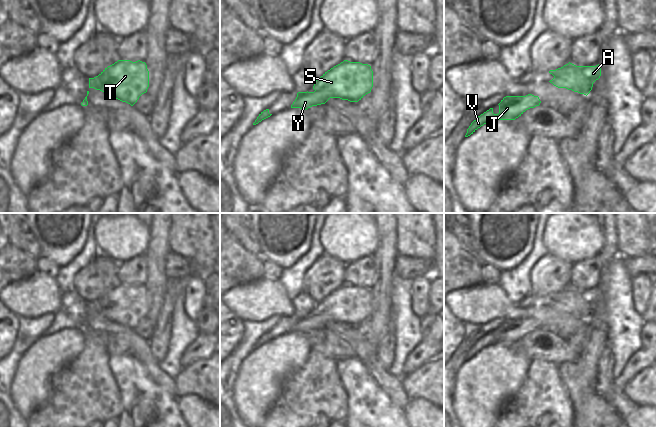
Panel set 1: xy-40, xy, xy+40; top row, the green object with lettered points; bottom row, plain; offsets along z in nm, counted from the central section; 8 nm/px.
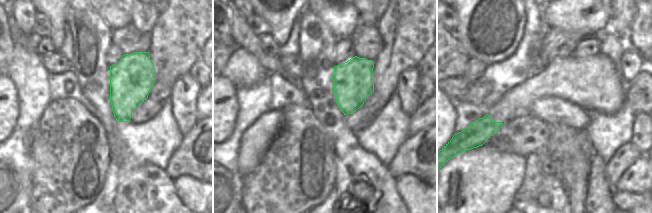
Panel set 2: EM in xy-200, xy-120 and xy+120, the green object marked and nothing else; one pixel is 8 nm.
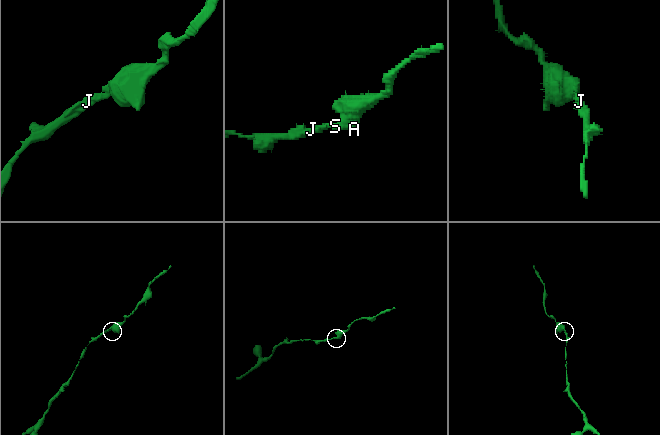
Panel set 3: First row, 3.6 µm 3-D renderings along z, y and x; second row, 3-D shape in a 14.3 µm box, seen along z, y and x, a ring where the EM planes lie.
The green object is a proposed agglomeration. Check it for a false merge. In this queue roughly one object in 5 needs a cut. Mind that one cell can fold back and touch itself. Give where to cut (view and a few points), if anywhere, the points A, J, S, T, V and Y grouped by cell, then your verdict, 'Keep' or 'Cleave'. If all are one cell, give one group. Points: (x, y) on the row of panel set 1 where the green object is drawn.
No split. Groups: A J S T V Y. Keep.

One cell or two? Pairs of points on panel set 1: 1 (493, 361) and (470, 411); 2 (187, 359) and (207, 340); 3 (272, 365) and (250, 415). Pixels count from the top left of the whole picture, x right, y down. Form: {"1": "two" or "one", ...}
{"1": "one", "2": "one", "3": "one"}

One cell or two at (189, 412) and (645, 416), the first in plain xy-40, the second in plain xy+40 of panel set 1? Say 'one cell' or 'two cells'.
one cell

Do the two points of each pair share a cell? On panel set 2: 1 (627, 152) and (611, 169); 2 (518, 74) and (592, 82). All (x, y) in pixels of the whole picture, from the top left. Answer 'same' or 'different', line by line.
1: same
2: different

